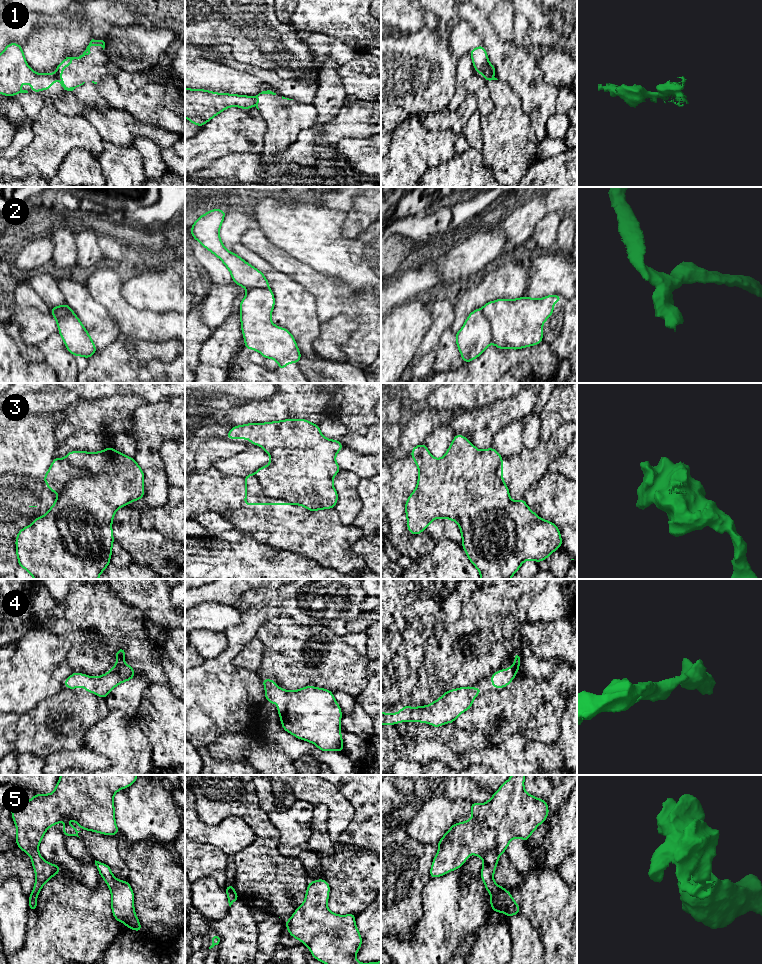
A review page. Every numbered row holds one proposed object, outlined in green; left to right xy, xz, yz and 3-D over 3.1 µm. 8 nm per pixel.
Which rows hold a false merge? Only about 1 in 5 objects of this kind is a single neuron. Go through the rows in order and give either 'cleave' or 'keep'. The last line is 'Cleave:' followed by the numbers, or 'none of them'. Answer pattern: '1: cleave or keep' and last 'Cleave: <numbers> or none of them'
1: cleave
2: cleave
3: cleave
4: keep
5: cleave
Cleave: 1, 2, 3, 5

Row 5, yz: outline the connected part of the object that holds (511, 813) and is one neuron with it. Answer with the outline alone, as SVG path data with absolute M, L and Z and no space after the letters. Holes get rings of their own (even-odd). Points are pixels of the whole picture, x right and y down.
M512 775L511 778L504 782L502 786L495 793L493 793L492 798L486 803L479 804L476 802L471 802L472 819L461 823L454 823L437 843L439 850L432 862L430 879L443 876L450 871L462 867L464 862L468 860L468 856L473 853L474 856L480 856L484 862L480 876L485 884L486 890L490 894L497 894L505 889L504 887L500 887L493 880L500 855L506 851L510 841L513 838L522 838L524 842L527 842L530 835L542 822L547 819L549 814L549 807L546 801L534 797L524 790L524 779L525 775Z

